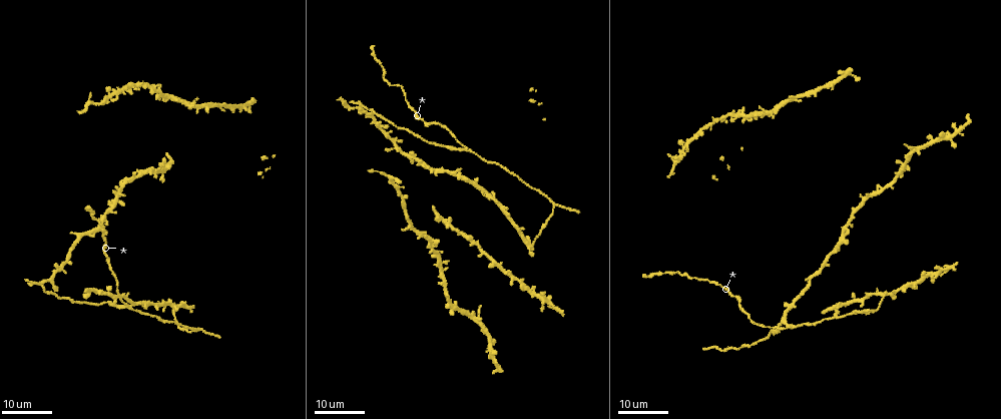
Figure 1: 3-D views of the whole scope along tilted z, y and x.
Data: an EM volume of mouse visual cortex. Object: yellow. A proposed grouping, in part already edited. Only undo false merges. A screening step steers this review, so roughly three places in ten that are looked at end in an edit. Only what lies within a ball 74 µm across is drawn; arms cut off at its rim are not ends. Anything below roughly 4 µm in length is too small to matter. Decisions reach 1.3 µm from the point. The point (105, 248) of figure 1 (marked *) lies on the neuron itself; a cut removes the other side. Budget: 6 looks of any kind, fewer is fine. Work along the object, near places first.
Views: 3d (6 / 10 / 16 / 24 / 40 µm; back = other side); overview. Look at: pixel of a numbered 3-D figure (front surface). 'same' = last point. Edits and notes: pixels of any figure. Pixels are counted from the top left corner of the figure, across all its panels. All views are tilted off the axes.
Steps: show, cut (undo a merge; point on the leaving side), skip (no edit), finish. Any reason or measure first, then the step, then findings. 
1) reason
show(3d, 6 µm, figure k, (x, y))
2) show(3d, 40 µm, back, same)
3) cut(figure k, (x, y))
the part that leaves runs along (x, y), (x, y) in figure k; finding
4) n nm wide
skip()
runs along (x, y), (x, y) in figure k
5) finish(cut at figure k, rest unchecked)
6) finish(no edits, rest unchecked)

side arm on a straight run
show(3d, 16 µm, figure 1, (125, 307))

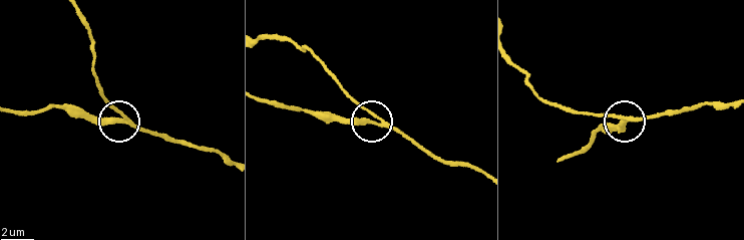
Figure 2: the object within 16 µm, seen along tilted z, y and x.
show(3d, 6 µm, figure 2, (120, 120))

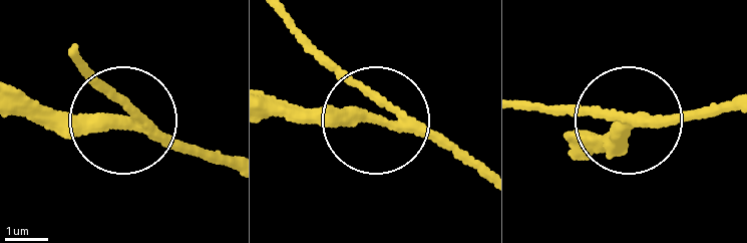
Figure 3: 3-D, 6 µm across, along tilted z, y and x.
skip()
runs along (77, 58), (126, 100), (128, 126), (223, 158) in figure 3; continuous, no second neuron

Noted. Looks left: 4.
show(3d, 16 µm, figure 1, (782, 324))

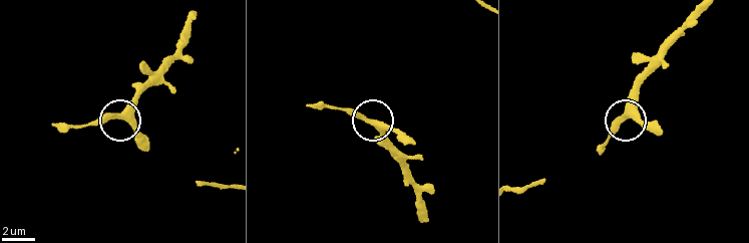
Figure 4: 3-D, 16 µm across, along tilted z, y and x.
show(3d, 10 µm, figure 4, (626, 114))

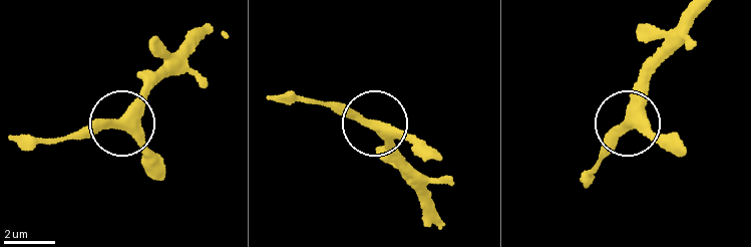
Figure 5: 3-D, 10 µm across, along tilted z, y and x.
skip()
one neuron here

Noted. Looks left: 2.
calibre changes
show(3d, 24 µm, figure 1, (339, 98))

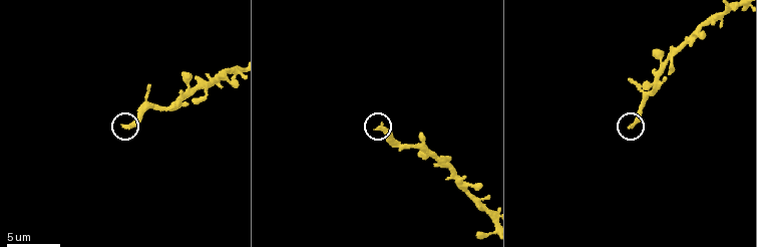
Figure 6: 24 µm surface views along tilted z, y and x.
zoom in
show(3d, 6 µm, figure 6, (630, 126))

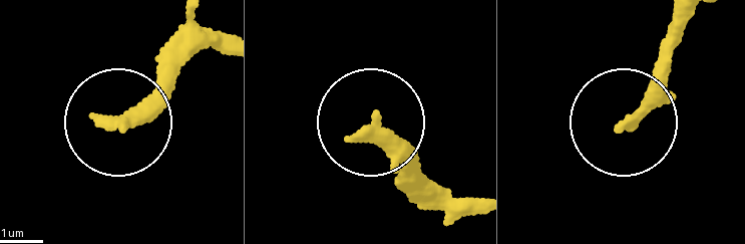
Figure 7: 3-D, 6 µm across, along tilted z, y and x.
300 nm wide
skip()
all the same neuron

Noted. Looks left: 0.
finish(no edits, rest unchecked)

